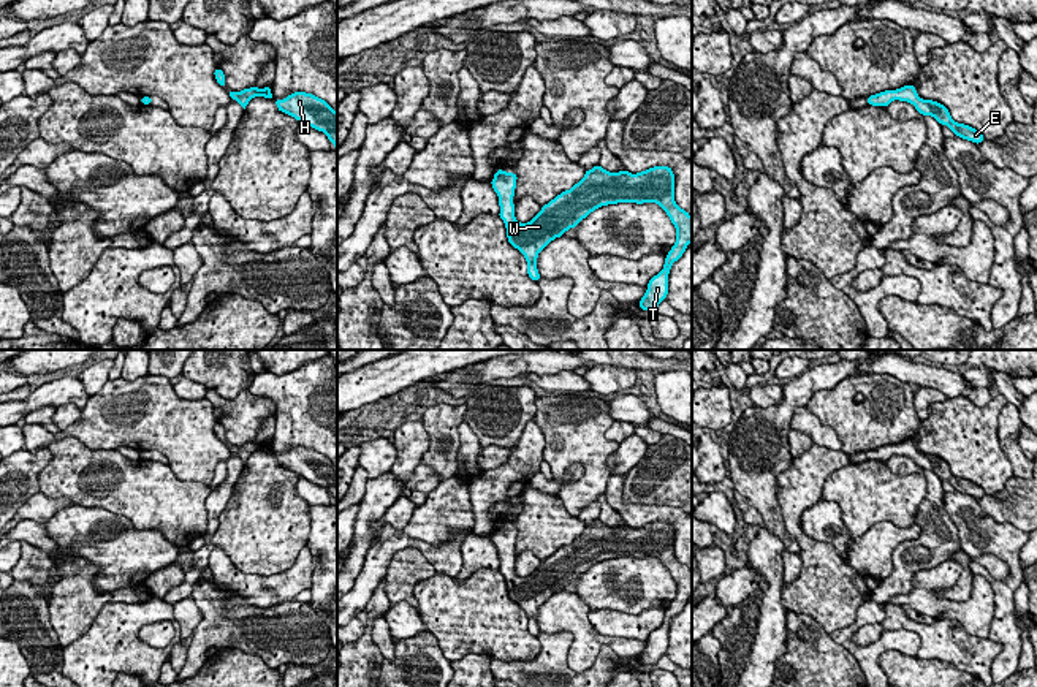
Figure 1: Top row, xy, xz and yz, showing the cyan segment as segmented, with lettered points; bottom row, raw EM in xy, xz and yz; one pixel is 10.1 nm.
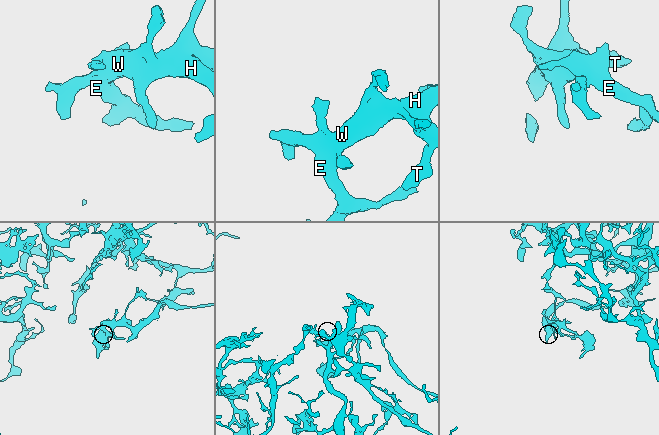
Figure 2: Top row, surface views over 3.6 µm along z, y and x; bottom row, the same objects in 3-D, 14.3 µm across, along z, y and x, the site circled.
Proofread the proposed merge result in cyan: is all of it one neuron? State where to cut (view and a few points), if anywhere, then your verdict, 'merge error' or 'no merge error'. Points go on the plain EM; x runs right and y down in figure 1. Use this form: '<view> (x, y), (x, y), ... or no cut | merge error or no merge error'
no cut | no merge error

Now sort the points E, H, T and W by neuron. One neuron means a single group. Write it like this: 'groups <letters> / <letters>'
groups E H T W

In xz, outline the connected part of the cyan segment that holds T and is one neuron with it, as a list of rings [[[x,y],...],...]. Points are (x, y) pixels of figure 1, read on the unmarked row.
[[[600,519],[584,527],[584,532],[570,545],[562,546],[541,562],[527,578],[515,571],[515,543],[518,530],[497,524],[491,540],[499,551],[500,567],[510,600],[518,603],[527,616],[529,633],[538,636],[538,608],[556,592],[602,560],[617,557],[657,557],[676,583],[676,597],[665,611],[663,624],[648,638],[640,654],[641,665],[654,665],[668,649],[668,628],[692,597],[692,571],[674,556],[674,529],[670,521],[654,521],[632,529],[629,526],[610,527]]]

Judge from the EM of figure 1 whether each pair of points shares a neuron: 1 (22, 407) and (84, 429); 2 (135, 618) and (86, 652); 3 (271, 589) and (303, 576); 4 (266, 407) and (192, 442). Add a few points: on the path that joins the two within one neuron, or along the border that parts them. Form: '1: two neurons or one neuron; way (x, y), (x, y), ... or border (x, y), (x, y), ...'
1: two neurons; border (91, 396), (81, 412)
2: one neuron; way (122, 626), (98, 649)
3: one neuron; way (279, 588), (295, 580)
4: two neurons; border (206, 398), (217, 421)

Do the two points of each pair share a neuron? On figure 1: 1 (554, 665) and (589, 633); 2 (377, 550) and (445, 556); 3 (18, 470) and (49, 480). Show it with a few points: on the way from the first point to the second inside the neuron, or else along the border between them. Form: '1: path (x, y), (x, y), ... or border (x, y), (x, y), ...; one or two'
1: border (540, 632), (572, 635), (569, 665), (573, 670); two
2: path (395, 542), (414, 542), (428, 550); one
3: border (49, 448), (51, 459), (38, 477), (38, 489); two

